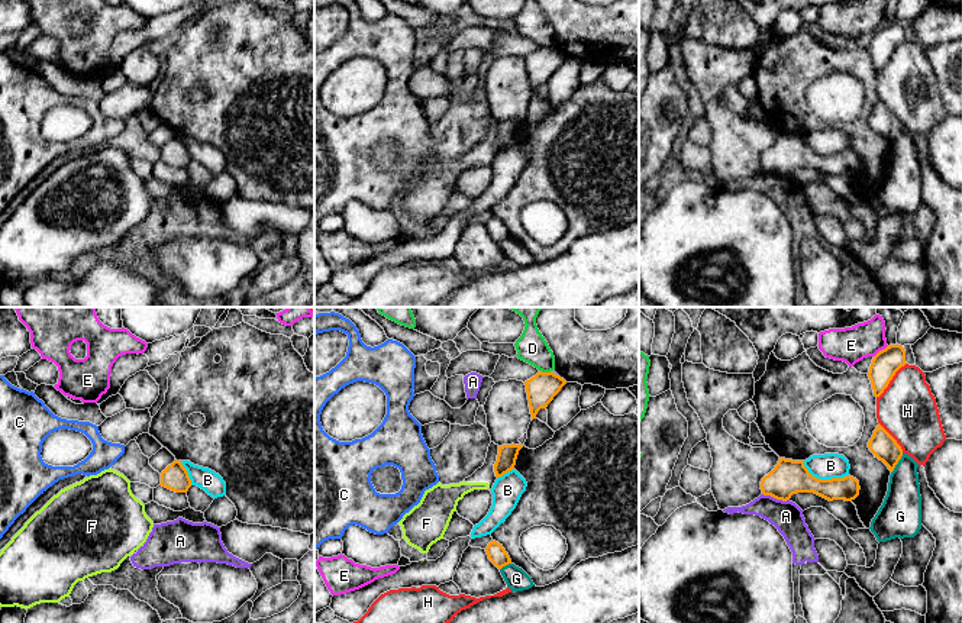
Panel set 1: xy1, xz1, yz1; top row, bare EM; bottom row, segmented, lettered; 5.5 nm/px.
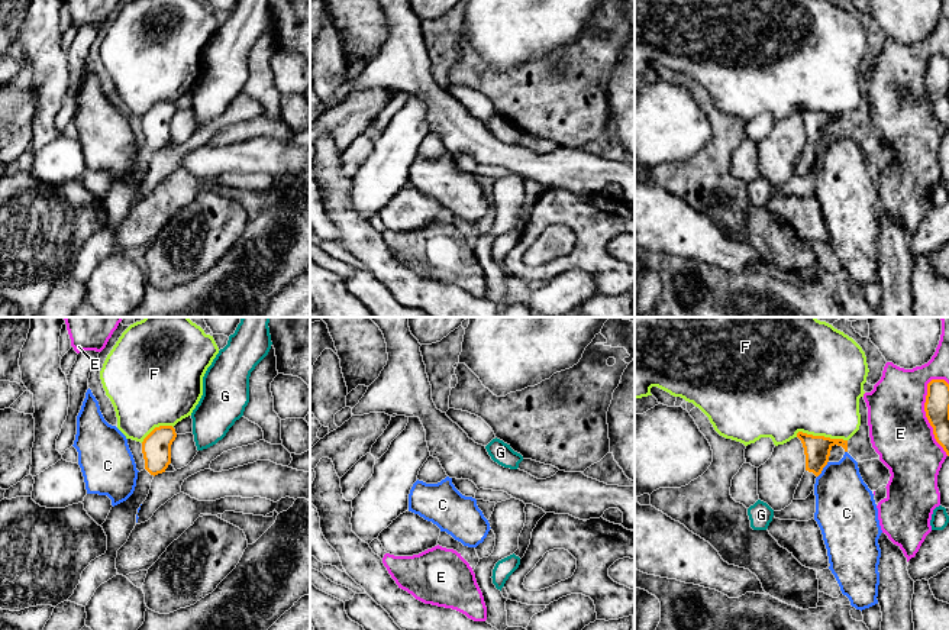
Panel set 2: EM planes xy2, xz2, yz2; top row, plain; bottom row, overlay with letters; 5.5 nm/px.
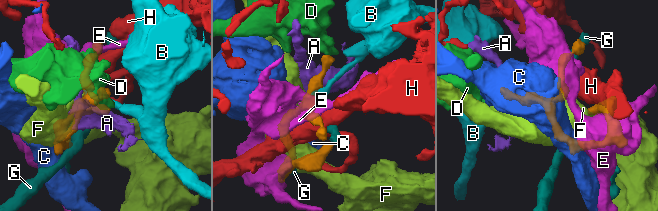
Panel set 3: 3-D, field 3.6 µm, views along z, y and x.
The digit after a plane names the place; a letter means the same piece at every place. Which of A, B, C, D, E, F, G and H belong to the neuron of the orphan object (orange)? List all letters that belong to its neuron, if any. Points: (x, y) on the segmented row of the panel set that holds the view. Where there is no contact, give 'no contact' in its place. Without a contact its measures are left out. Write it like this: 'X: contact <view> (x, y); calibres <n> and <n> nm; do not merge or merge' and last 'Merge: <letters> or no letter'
A: contact yz1 (775, 497); calibres 200 and 170 nm; do not merge
B: contact yz1 (823, 480); calibres 200 and 140 nm; do not merge
C: contact yz2 (822, 469); calibres 140 and 340 nm; do not merge
D: contact xz1 (545, 373); calibres 160 and 170 nm; do not merge
E: contact yz2 (926, 416); calibres 140 and 340 nm; do not merge
F: contact yz2 (822, 436); calibres 140 and 480 nm; do not merge
G: contact yz1 (897, 462); calibres 150 and 220 nm; do not merge
H: contact yz1 (891, 378); calibres 150 and 320 nm; do not merge
Merge: no letter

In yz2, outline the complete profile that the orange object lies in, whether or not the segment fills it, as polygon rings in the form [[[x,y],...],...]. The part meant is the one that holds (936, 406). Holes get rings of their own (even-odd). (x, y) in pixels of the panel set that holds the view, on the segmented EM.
[[[932,379],[927,384],[924,411],[936,442],[949,456],[949,384],[945,379]]]

